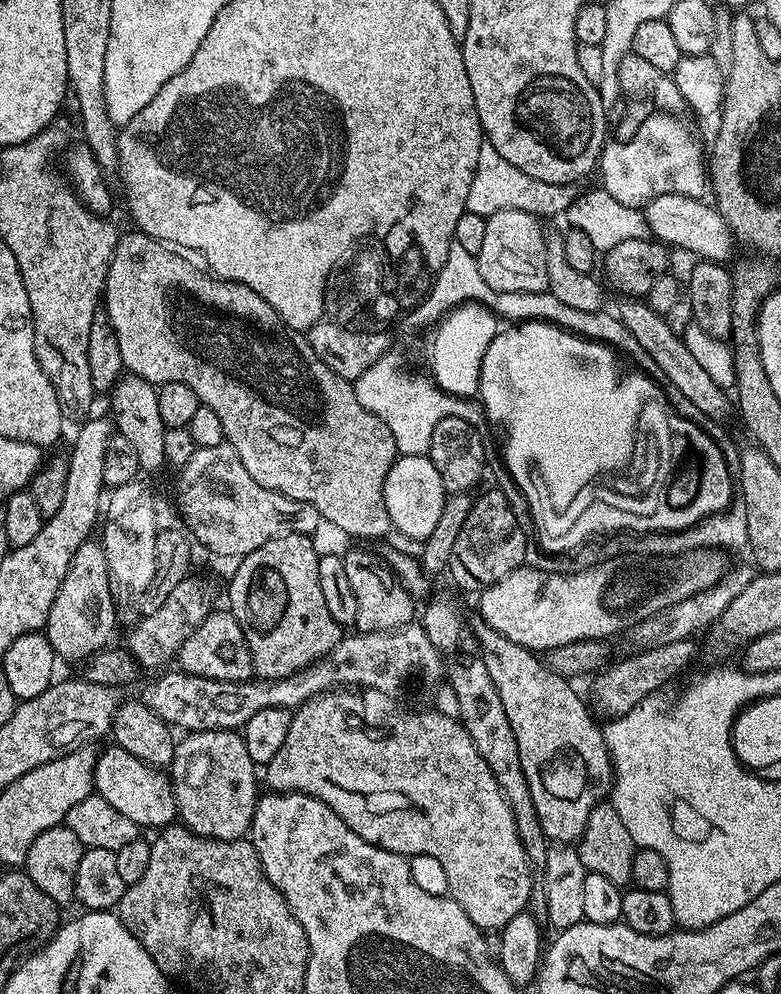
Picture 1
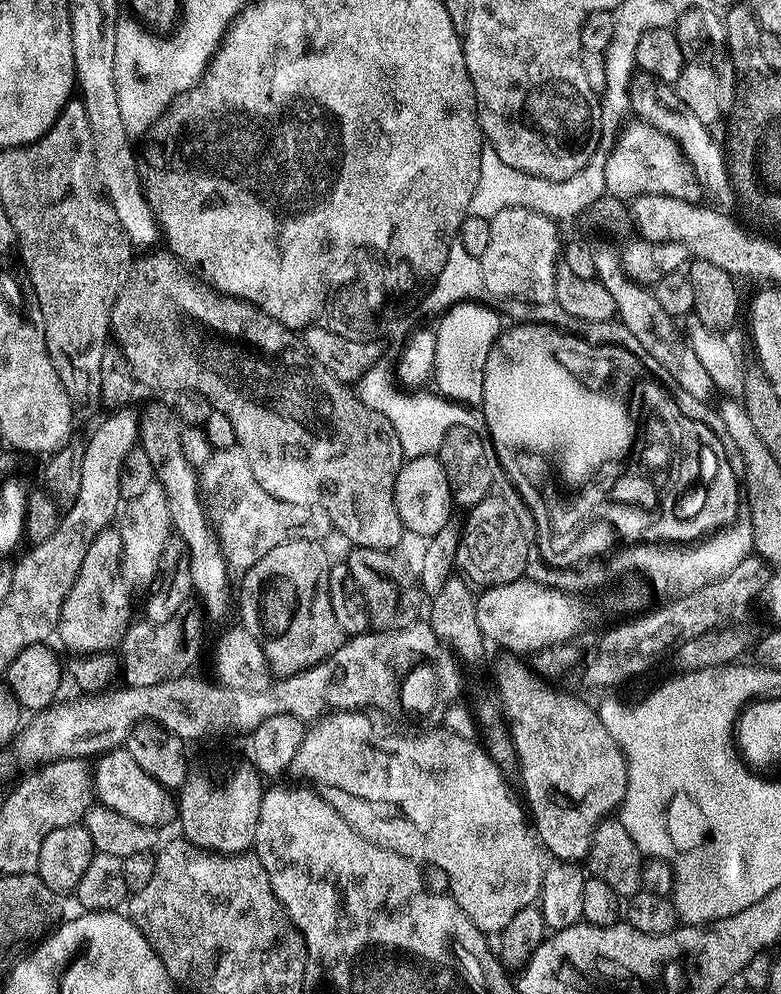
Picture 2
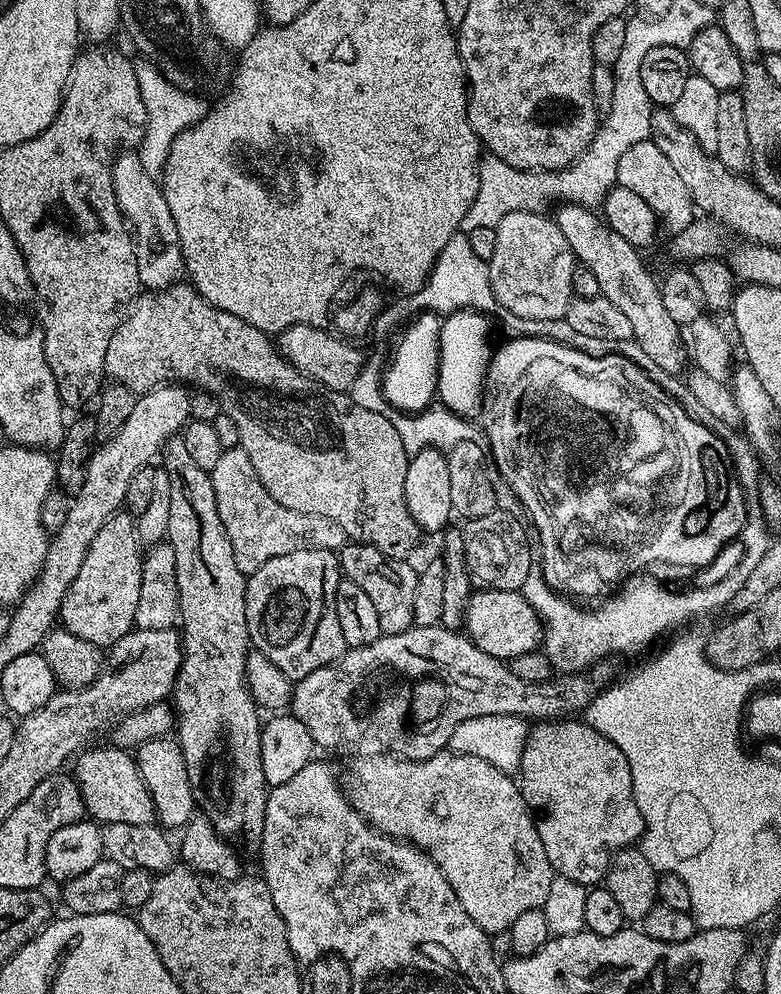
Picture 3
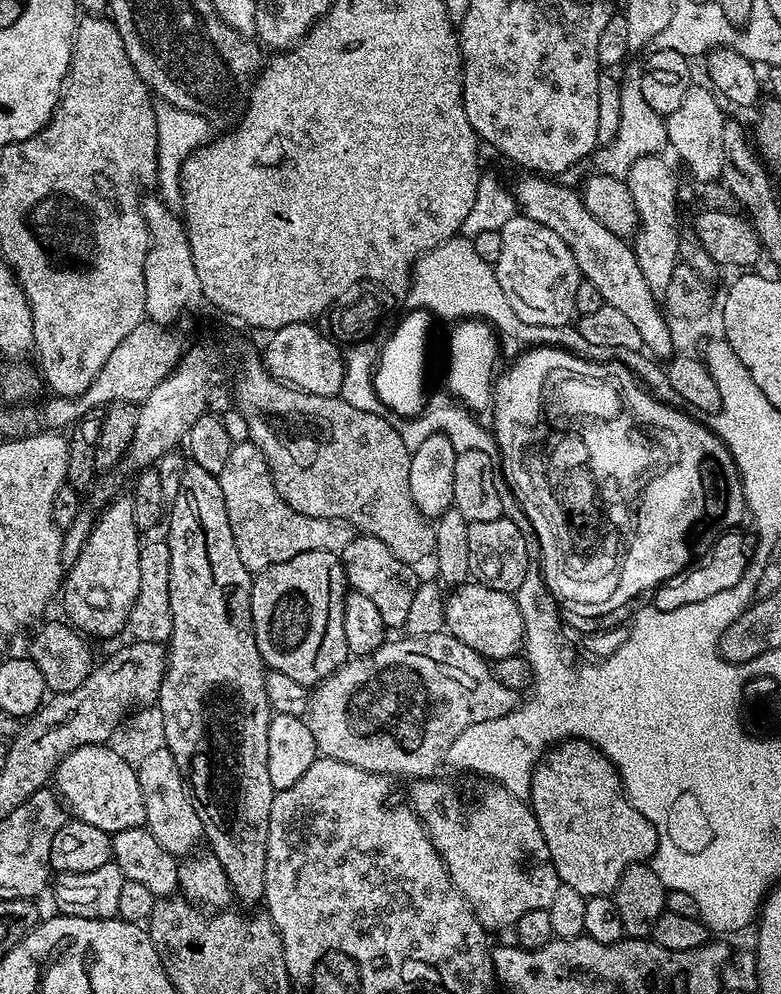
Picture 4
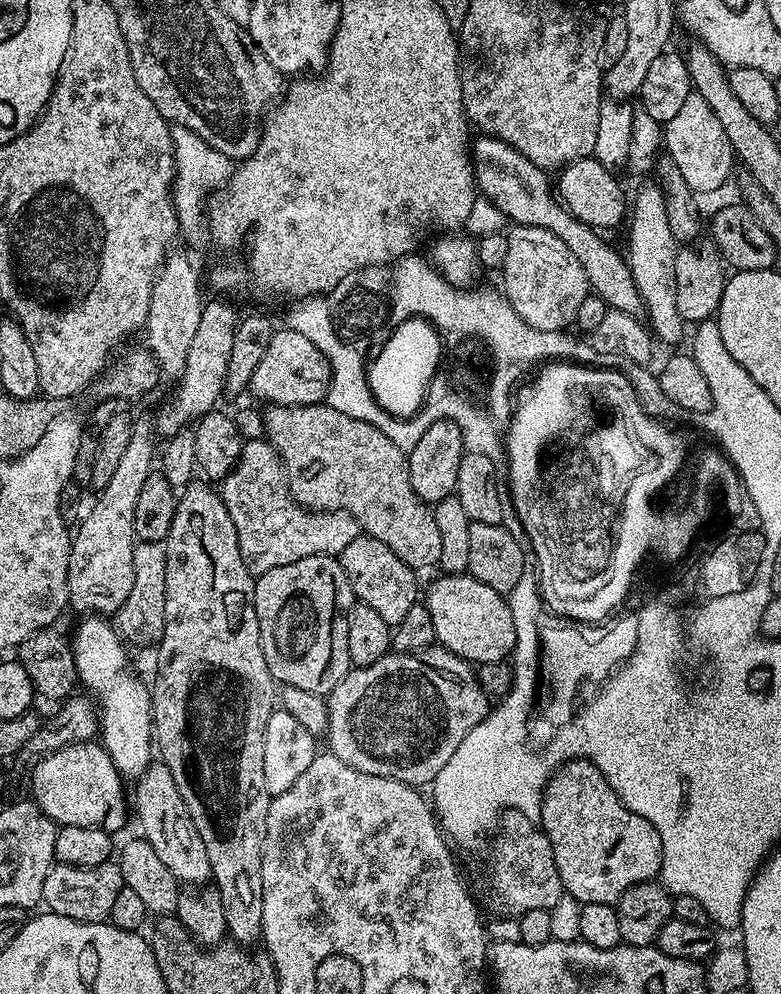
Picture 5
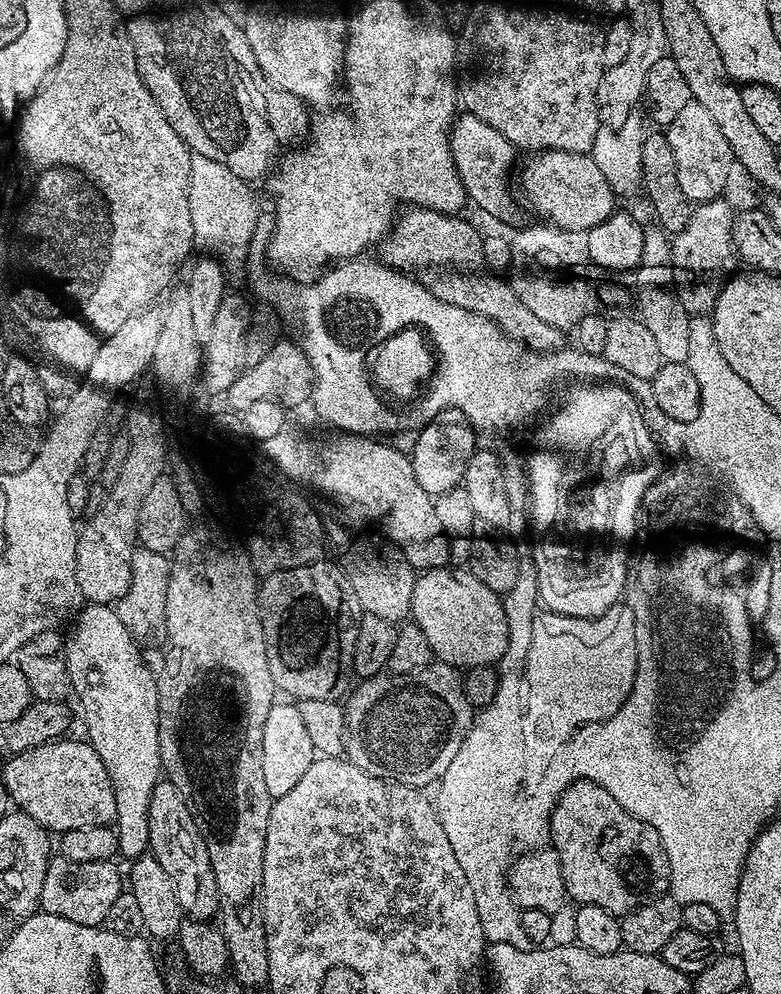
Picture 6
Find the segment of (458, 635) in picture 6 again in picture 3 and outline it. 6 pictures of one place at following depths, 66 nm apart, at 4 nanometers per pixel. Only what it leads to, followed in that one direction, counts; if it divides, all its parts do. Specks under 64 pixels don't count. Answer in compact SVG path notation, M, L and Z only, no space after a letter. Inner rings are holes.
M489 588L473 591L463 609L463 620L465 626L468 627L464 627L467 637L480 650L505 662L517 658L520 654L537 651L542 644L540 619L521 591L507 592Z

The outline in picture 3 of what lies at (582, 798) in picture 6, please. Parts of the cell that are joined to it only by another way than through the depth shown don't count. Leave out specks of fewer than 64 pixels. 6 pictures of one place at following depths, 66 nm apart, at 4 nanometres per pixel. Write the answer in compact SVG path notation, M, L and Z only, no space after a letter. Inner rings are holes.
M552 718L547 722L540 722L536 729L534 727L527 733L527 740L520 755L520 766L518 769L518 783L520 793L526 802L526 806L532 812L532 819L536 821L538 838L542 838L542 846L546 846L546 858L550 858L550 866L556 876L570 878L570 882L578 882L585 886L596 886L607 877L608 865L613 856L622 848L635 845L644 835L644 819L636 805L636 799L632 793L632 779L630 778L630 762L626 762L626 754L610 742L598 730L594 730L592 725L580 718Z

